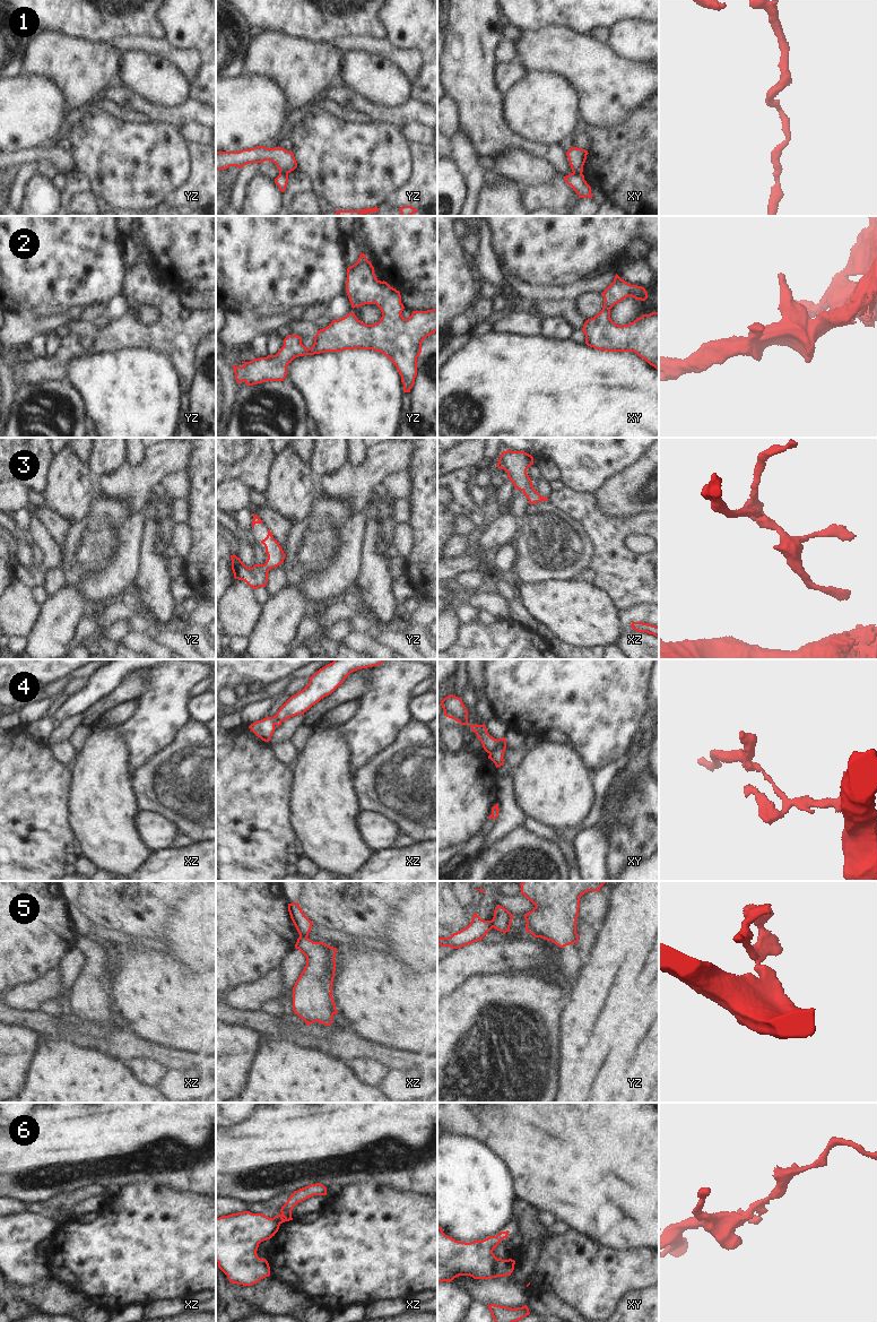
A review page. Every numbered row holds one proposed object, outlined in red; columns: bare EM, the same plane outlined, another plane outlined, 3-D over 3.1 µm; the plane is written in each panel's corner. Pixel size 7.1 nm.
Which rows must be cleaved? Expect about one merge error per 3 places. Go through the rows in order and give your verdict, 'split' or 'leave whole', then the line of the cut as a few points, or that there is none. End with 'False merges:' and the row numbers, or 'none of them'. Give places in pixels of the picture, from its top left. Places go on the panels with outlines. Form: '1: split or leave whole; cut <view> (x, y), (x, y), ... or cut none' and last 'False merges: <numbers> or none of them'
1: split; cut yz (279, 173), (287, 174)
2: leave whole; cut none
3: leave whole; cut none
4: split; cut xy (505, 748), (497, 746), (488, 752)
5: split; cut xz (300, 935), (306, 938)
6: split; cut xy (497, 1259), (491, 1277)
False merges: 1, 4, 5, 6

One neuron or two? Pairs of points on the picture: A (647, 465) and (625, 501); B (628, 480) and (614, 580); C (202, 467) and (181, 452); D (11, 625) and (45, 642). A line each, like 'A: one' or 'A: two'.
A: one
B: two
C: two
D: two

